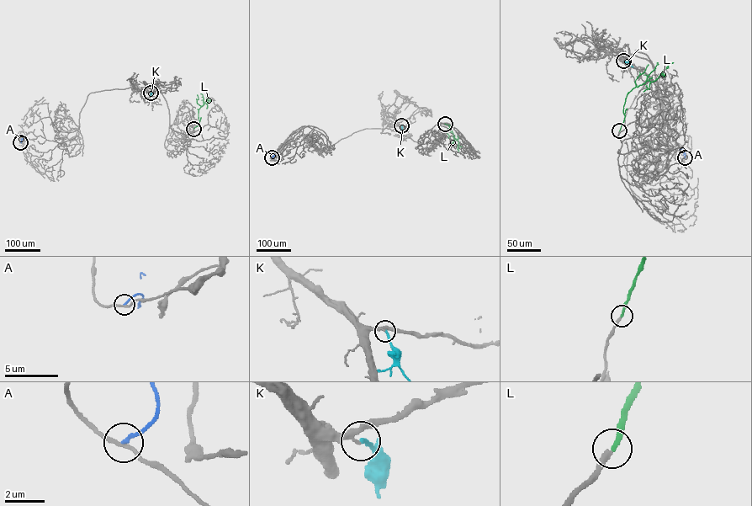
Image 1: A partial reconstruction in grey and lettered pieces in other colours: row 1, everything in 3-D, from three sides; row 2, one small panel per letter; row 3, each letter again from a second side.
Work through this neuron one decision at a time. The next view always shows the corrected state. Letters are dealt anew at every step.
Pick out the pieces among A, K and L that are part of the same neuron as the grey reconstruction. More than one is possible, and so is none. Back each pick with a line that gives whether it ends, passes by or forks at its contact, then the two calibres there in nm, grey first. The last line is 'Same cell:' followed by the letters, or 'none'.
L: It ends there. Thickness 280 nm (grey) against 240 nm
Same cell: L

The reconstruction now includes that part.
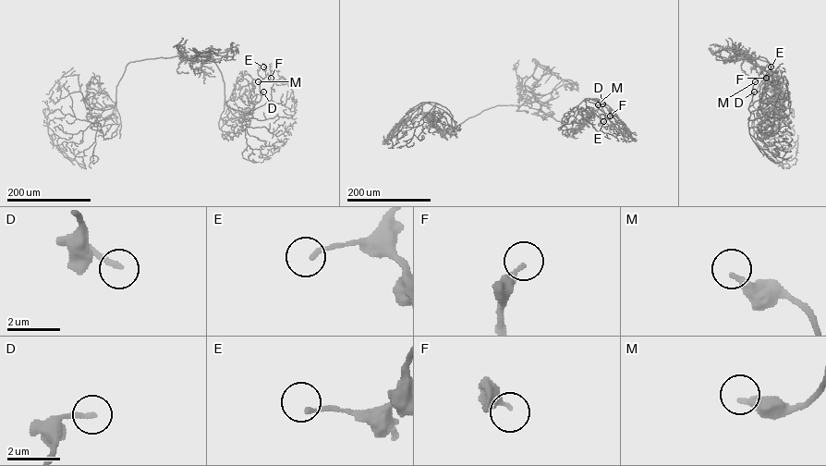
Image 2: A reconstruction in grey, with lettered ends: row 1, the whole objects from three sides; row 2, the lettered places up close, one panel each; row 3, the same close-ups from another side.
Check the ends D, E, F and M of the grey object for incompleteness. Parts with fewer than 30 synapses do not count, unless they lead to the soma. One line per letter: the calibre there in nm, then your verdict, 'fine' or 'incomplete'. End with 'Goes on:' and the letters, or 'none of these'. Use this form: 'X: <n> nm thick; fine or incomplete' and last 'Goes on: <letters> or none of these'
D: 200 nm thick; fine
E: 150 nm thick; fine
F: 240 nm thick; fine
M: 300 nm thick; fine
Goes on: none of these

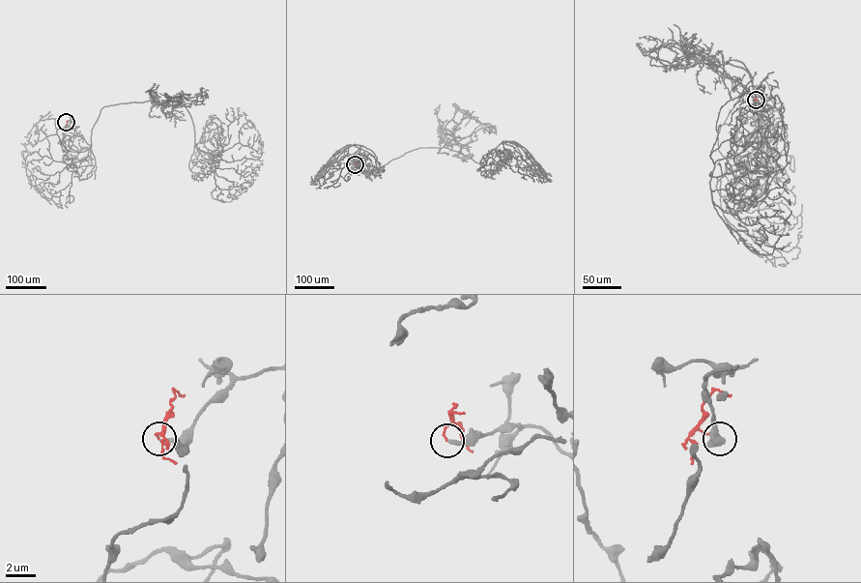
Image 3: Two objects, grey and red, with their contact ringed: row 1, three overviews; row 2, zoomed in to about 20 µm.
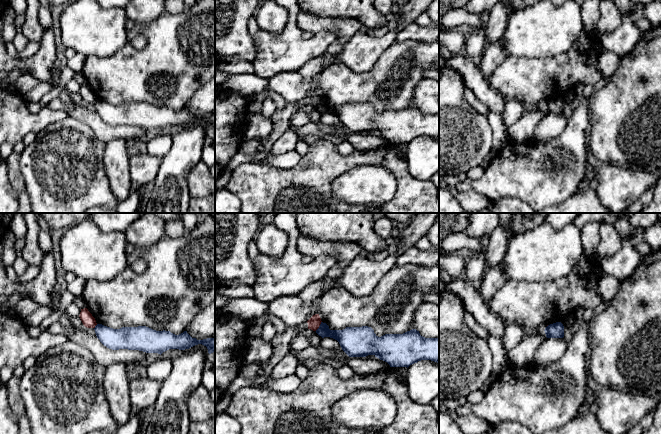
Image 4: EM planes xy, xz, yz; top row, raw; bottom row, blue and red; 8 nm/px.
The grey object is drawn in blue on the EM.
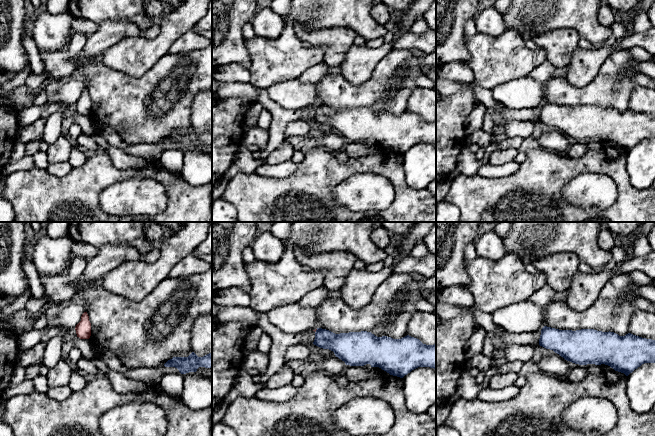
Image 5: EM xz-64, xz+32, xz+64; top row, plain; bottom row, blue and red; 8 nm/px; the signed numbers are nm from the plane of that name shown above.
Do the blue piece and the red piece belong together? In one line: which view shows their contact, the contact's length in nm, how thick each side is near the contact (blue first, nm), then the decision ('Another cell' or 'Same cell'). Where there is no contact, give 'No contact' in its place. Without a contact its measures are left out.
Touches blue in xz. Shared border 90 nm. Thickness 160 nm (blue) against 100 nm. Another cell

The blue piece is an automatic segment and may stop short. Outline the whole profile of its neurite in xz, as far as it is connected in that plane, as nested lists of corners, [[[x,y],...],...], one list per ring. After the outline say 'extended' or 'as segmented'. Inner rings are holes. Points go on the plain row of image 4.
[[[321,98],[316,109],[337,116],[349,133],[374,131],[390,143],[409,143],[421,136],[439,139],[439,113],[425,114],[412,105],[403,110],[385,110],[378,113],[368,102],[330,106]]]; as segmented

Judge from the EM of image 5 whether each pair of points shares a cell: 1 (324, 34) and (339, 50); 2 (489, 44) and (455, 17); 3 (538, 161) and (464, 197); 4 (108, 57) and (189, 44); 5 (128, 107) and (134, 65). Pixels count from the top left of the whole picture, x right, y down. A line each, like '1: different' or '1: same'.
1: same
2: different
3: same
4: different
5: different

